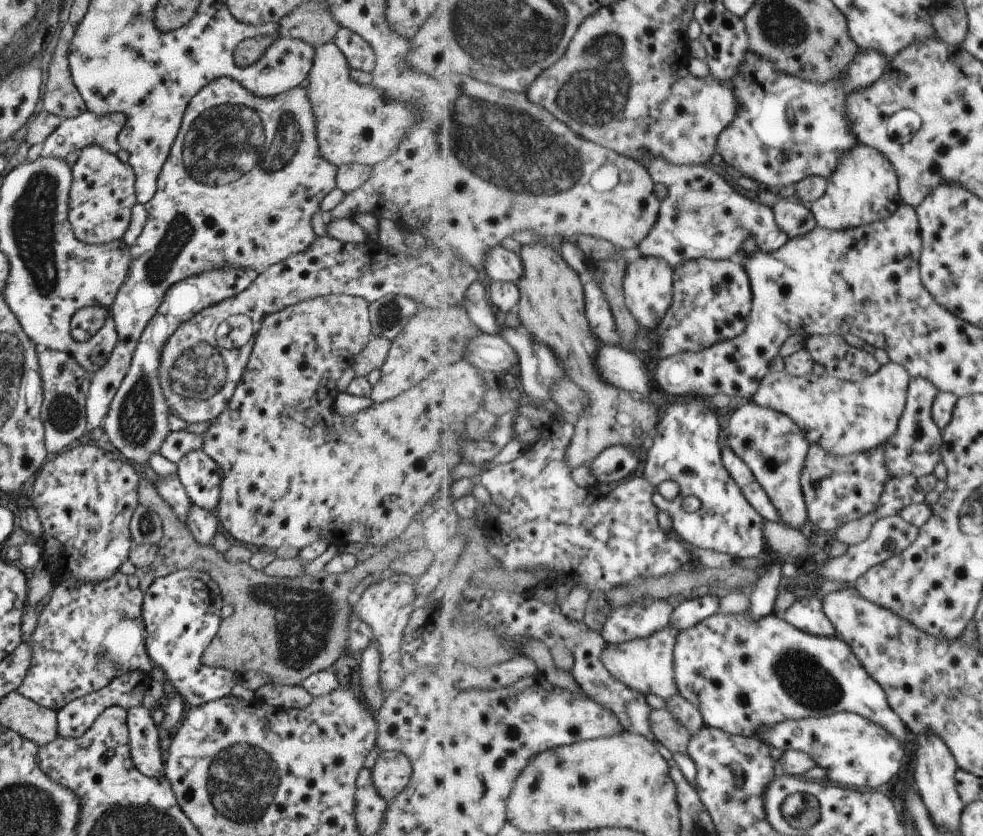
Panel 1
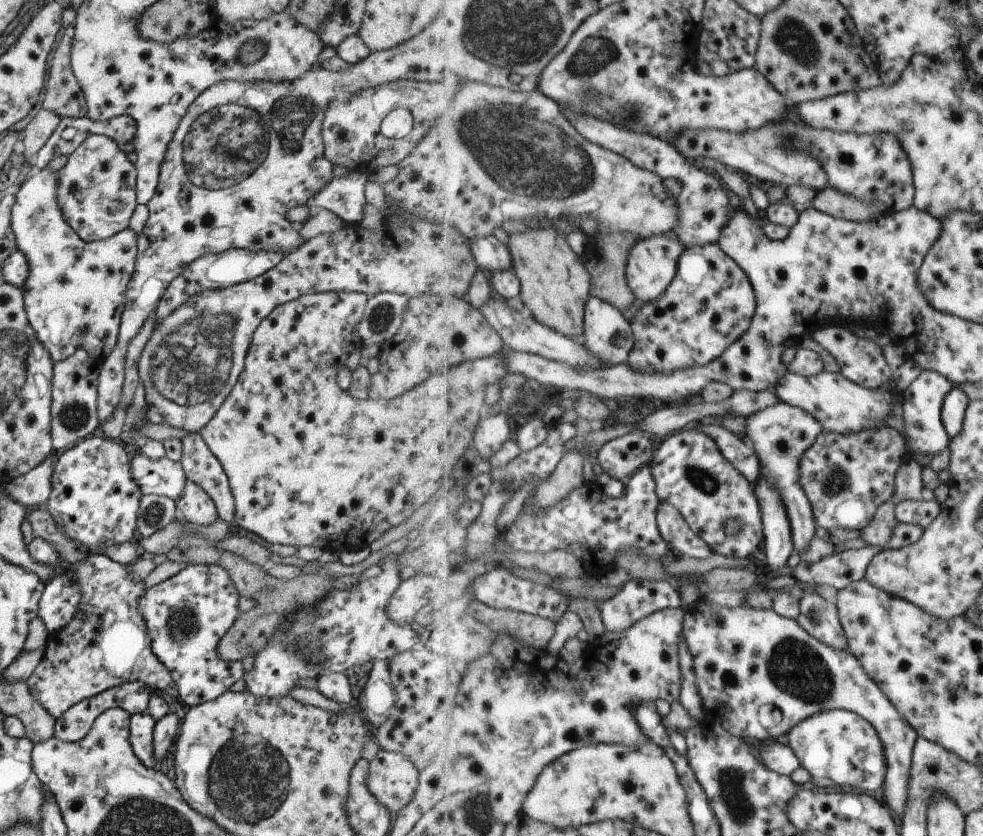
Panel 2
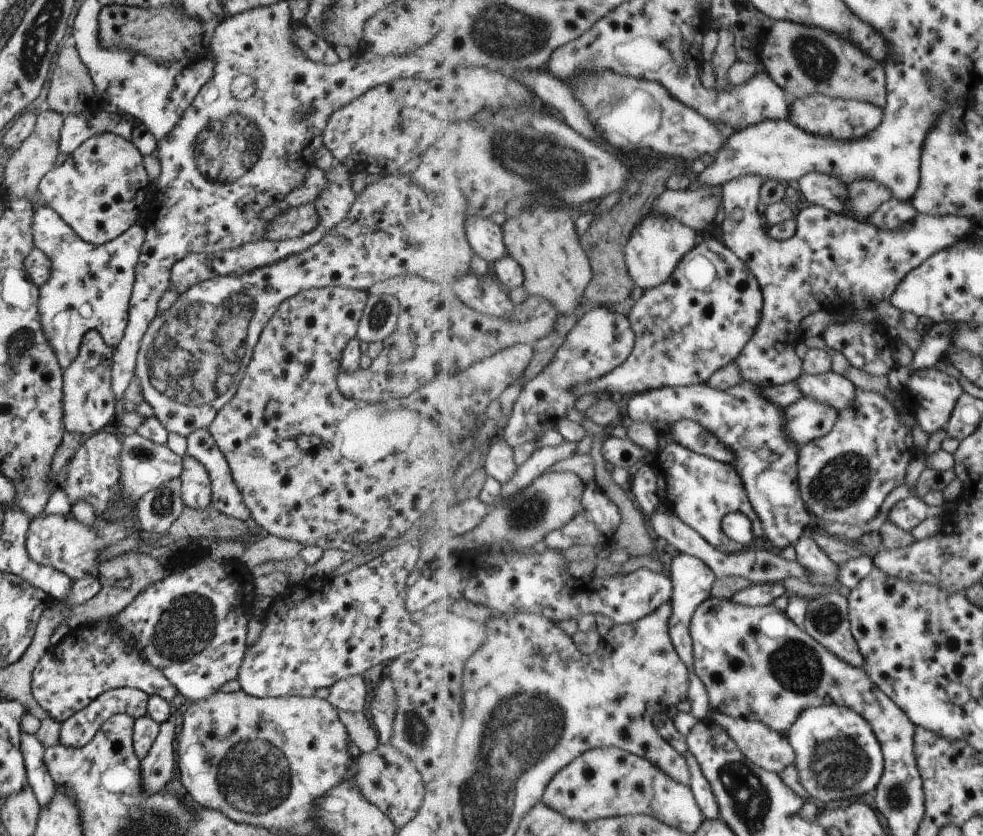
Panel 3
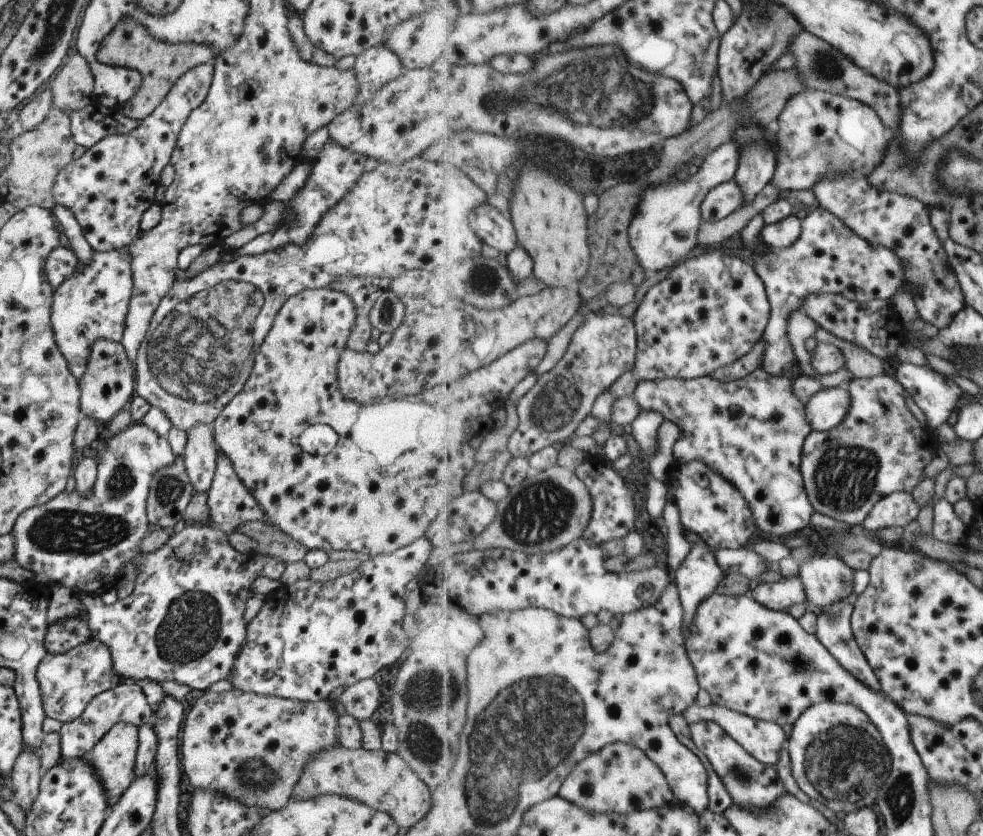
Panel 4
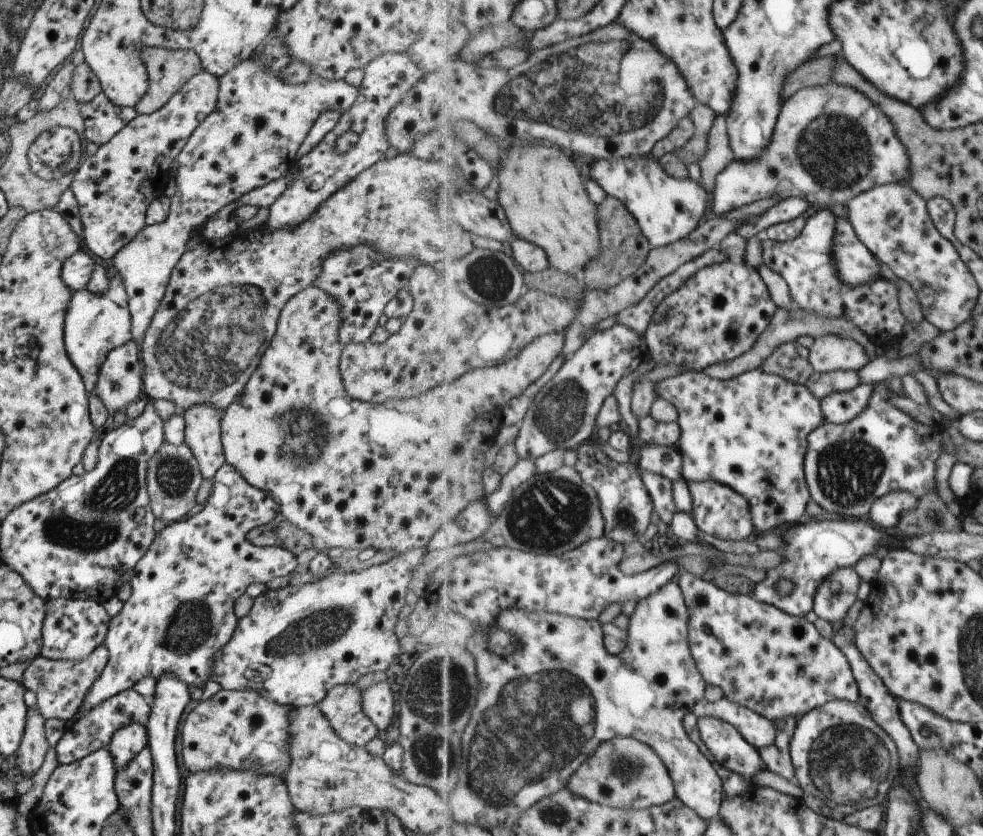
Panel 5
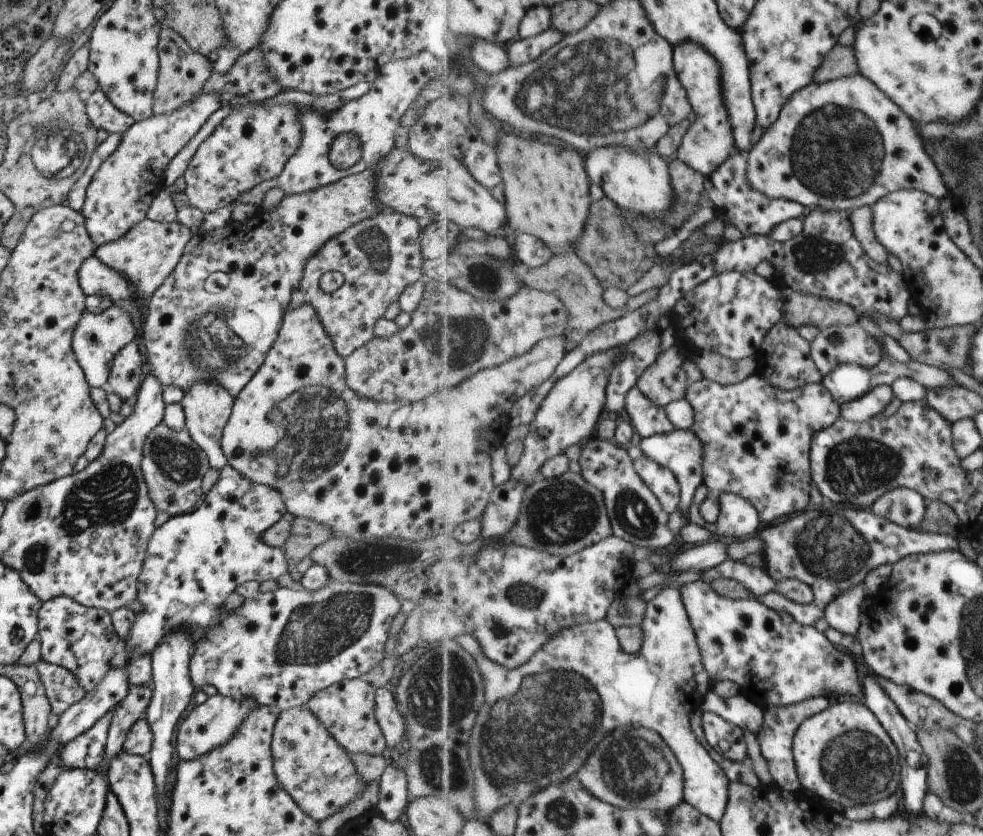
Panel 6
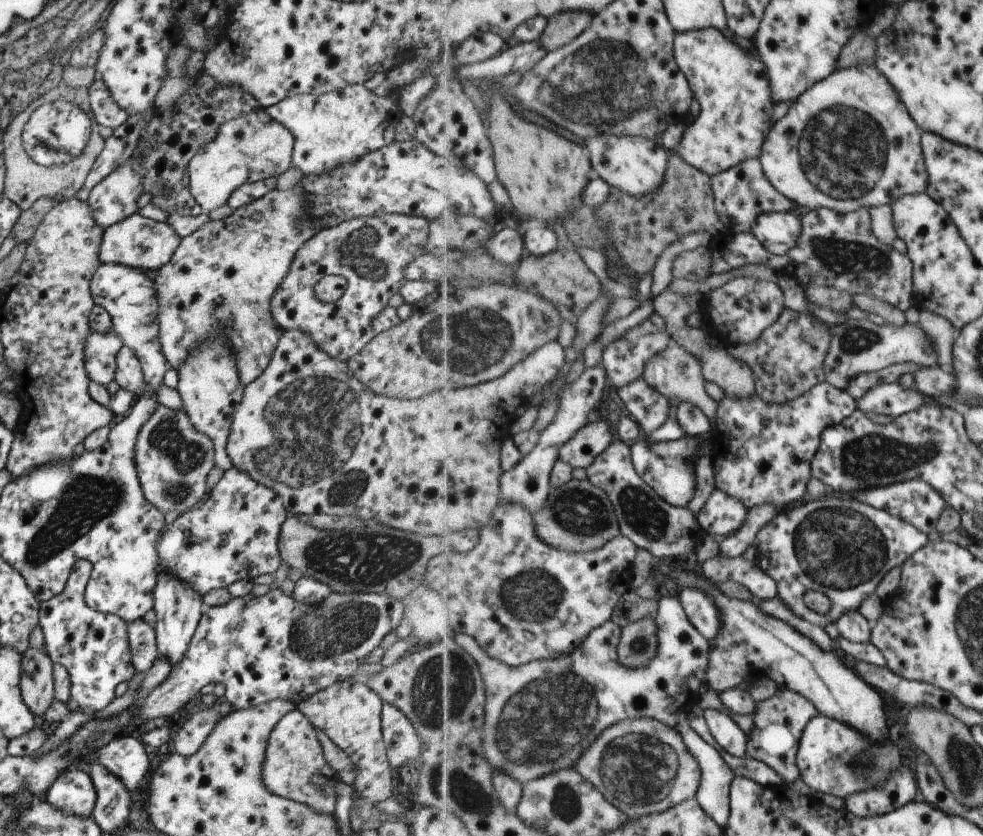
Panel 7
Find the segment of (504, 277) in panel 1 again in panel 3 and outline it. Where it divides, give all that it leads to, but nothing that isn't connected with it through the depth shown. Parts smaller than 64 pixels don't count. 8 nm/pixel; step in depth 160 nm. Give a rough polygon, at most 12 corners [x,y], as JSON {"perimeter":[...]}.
{"perimeter":[[467,217],[466,233],[475,254],[490,264],[508,254],[503,225]]}

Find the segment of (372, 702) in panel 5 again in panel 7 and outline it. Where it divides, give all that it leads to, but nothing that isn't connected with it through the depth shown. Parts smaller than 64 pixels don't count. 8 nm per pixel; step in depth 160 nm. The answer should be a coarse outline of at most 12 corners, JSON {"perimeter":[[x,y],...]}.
{"perimeter":[[382,703],[390,768],[421,764],[420,736],[397,707]]}

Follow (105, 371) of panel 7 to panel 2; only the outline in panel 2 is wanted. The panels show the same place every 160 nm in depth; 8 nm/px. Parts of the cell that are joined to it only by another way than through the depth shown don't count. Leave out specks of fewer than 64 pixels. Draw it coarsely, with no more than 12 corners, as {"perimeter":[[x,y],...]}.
{"perimeter":[[55,172],[29,174],[10,229],[25,316],[53,363],[118,337],[136,234],[83,242]]}

